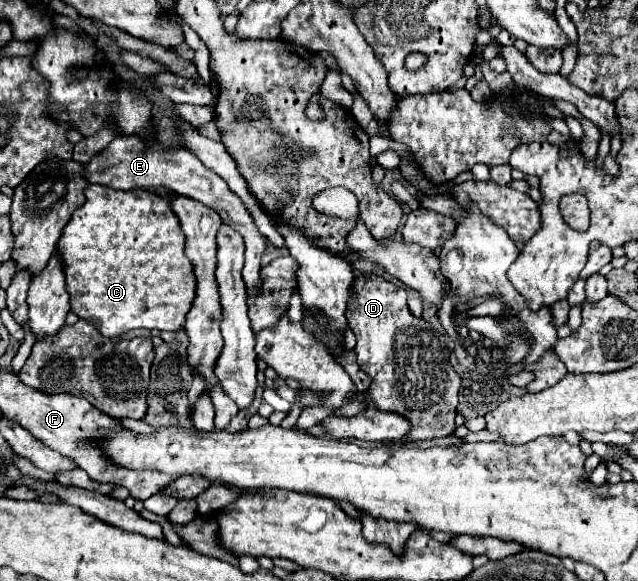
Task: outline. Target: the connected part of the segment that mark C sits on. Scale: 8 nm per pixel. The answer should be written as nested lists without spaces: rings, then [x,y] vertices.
[[[89,185],[85,197],[85,205],[73,213],[57,245],[65,263],[71,311],[91,321],[109,339],[121,337],[131,329],[179,331],[195,299],[197,279],[193,263],[185,255],[185,235],[169,201],[147,189],[117,191],[105,185]]]

